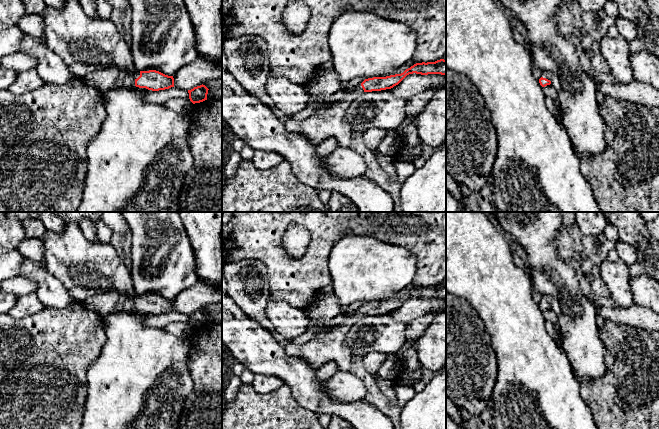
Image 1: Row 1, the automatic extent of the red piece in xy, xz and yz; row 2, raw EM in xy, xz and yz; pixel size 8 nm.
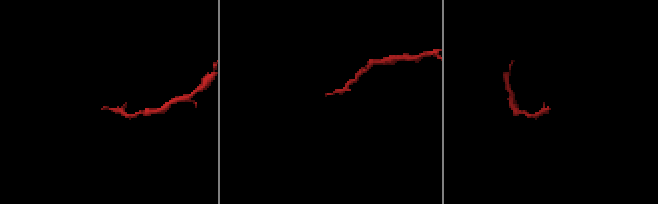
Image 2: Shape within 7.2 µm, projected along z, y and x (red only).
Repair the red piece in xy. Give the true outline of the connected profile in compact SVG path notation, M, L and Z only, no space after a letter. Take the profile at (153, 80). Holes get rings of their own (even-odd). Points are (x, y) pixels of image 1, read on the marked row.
M65 0L62 9L46 6L41 13L44 23L44 40L49 49L60 56L76 77L84 78L87 74L108 67L126 69L135 77L135 86L152 91L174 87L173 76L156 70L139 71L133 65L130 46L109 19L91 18L87 16L77 0Z

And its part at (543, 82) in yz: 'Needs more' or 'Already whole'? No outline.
Needs more

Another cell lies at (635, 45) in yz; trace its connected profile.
M636 38L632 41L629 41L629 49L631 53L636 53L643 50L644 48L643 48L641 40L639 38Z

